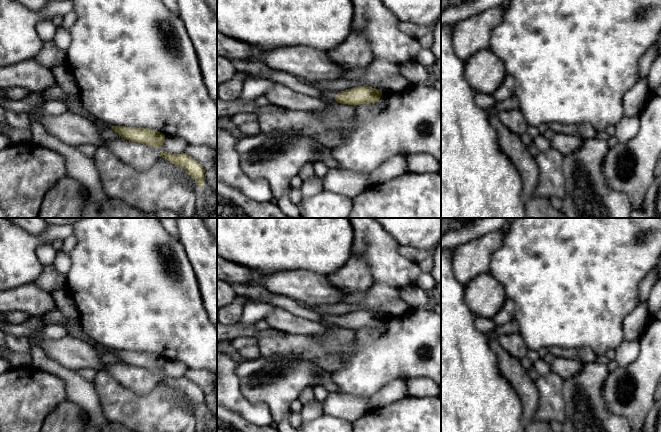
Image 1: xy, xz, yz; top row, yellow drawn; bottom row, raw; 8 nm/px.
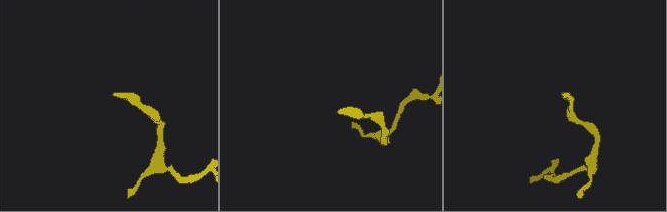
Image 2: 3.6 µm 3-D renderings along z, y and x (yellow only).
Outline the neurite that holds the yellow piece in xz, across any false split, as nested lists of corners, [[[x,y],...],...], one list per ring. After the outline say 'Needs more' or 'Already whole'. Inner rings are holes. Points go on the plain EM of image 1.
[[[357,310],[344,315],[321,315],[322,324],[336,324],[338,327],[348,329],[370,328],[377,326],[382,319],[382,315],[372,311]]]. Needs more

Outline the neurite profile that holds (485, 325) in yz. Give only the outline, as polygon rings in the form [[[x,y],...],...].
[[[475,316],[474,321],[475,321],[475,327],[479,331],[486,333],[488,335],[491,335],[495,330],[495,328],[497,327],[497,325],[492,319]]]

